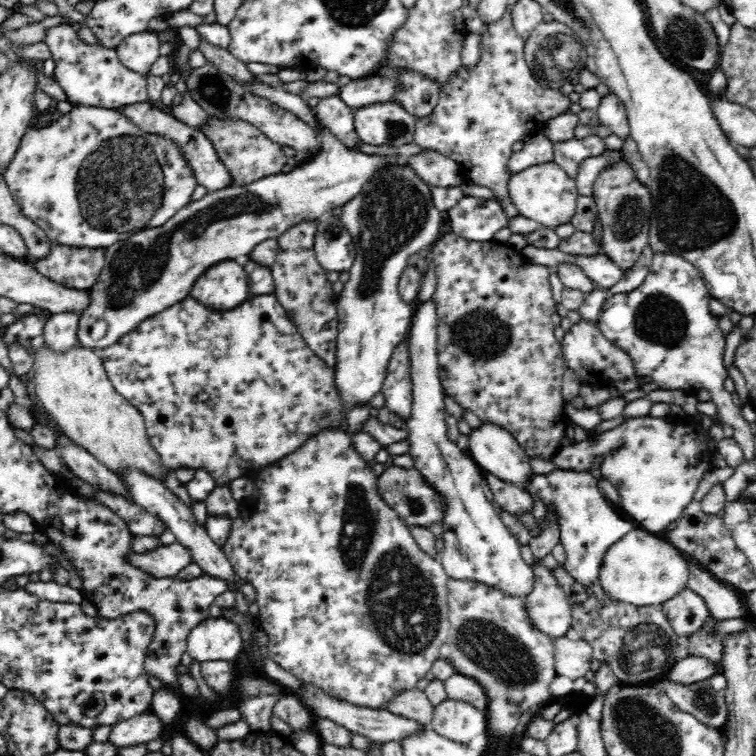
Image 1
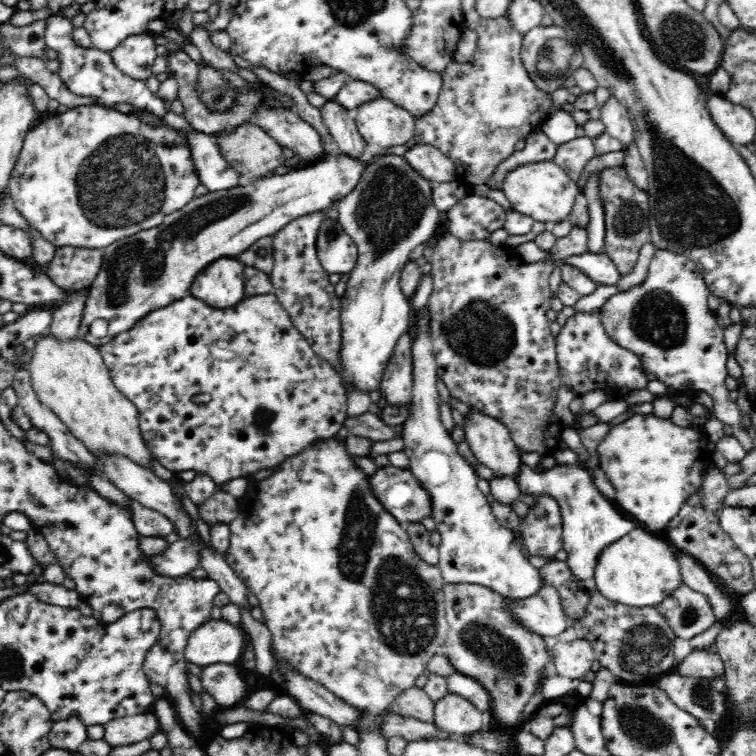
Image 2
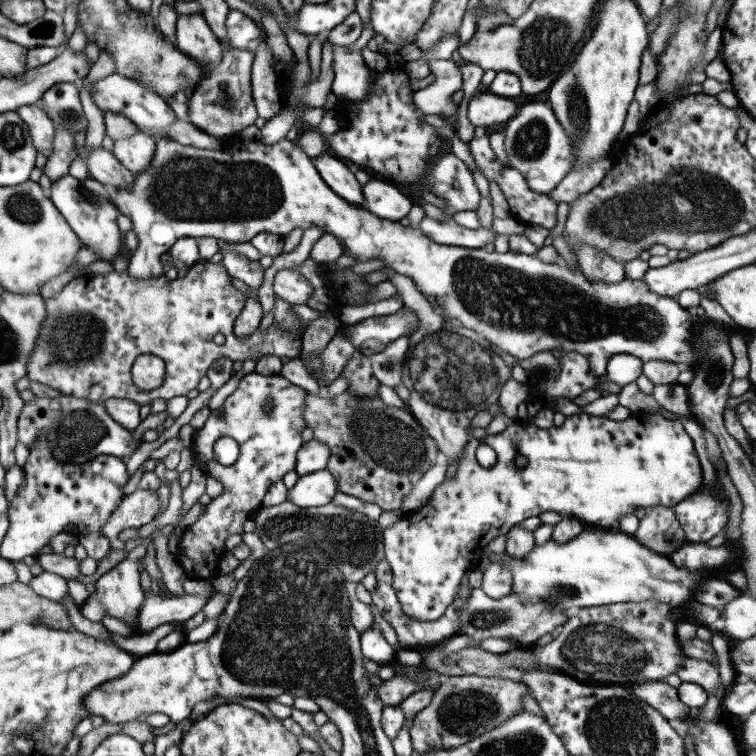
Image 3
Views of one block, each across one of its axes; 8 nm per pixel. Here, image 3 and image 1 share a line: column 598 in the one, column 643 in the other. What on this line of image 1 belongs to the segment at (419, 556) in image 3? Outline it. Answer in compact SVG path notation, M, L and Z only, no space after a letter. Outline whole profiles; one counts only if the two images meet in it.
M638 417L625 419L614 428L594 439L588 439L560 448L552 461L558 469L584 471L602 477L618 490L622 504L620 510L631 518L639 528L654 534L665 533L681 517L686 507L693 501L700 480L714 468L707 448L707 433L702 425L687 425L684 421L671 418Z

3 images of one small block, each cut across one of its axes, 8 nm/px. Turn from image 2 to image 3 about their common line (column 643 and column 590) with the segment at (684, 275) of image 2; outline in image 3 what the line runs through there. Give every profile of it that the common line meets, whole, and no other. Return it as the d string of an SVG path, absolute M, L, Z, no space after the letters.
M281 139L271 146L265 146L265 144L257 144L257 142L251 142L251 146L247 146L245 150L236 150L236 147L232 147L229 150L221 151L217 150L203 150L201 148L192 148L190 145L185 146L178 144L171 140L156 140L153 150L153 157L147 165L147 169L139 171L139 173L133 173L133 181L129 187L115 187L104 185L105 189L109 189L111 194L111 202L113 206L119 210L123 216L127 216L131 221L131 231L135 232L137 236L137 247L132 251L128 252L127 255L127 268L128 274L136 280L146 280L147 278L156 278L163 276L163 270L161 270L161 262L159 256L167 251L168 248L177 240L183 237L189 237L192 239L199 239L201 236L212 236L216 240L224 241L225 243L231 244L244 244L248 243L250 238L253 238L255 234L267 232L276 235L287 235L293 228L301 228L302 232L307 227L317 225L323 227L323 233L329 233L339 239L341 247L343 247L343 255L351 255L357 259L357 262L365 262L373 258L381 258L385 266L395 271L397 274L409 277L412 279L416 288L425 294L425 296L431 296L437 302L438 312L443 312L444 315L454 318L456 322L459 322L465 329L472 330L481 339L487 340L488 344L491 344L506 353L510 354L516 360L533 356L539 351L549 351L551 349L561 351L575 351L587 361L589 361L589 369L592 373L599 377L605 374L605 368L610 356L613 354L631 354L635 358L639 358L641 362L648 360L664 360L667 362L673 362L679 365L681 368L694 368L695 361L697 361L697 354L693 352L693 335L695 335L697 318L703 317L702 313L698 310L687 310L680 307L677 302L670 299L670 297L659 296L659 294L653 294L649 292L647 286L642 280L630 280L625 278L616 284L602 284L602 283L591 283L588 282L581 274L580 267L572 270L566 264L564 260L559 260L557 263L544 263L535 255L521 254L515 251L505 251L499 253L497 251L486 252L483 248L468 249L461 246L443 246L441 244L435 244L431 242L427 236L421 234L419 228L409 226L402 226L399 221L391 221L385 218L379 218L375 214L371 214L366 208L355 208L353 204L349 204L347 200L339 198L335 192L321 180L315 165L312 163L312 159L303 152L302 148L296 144L296 142Z

